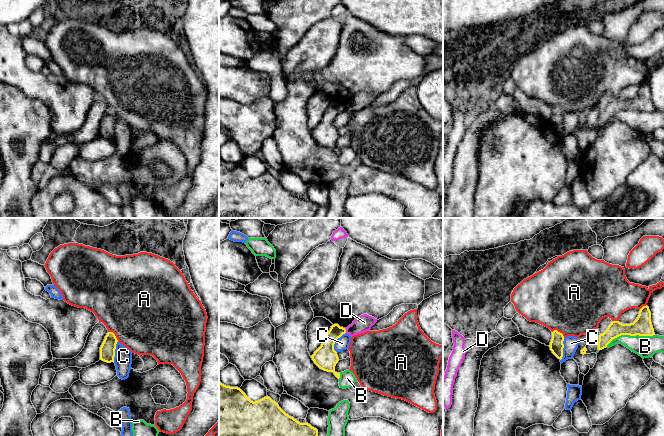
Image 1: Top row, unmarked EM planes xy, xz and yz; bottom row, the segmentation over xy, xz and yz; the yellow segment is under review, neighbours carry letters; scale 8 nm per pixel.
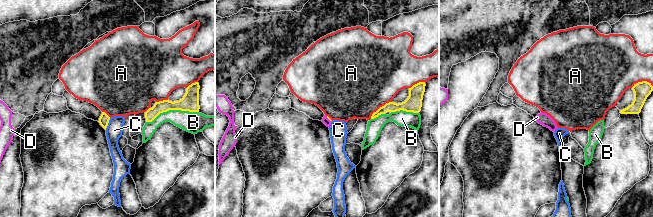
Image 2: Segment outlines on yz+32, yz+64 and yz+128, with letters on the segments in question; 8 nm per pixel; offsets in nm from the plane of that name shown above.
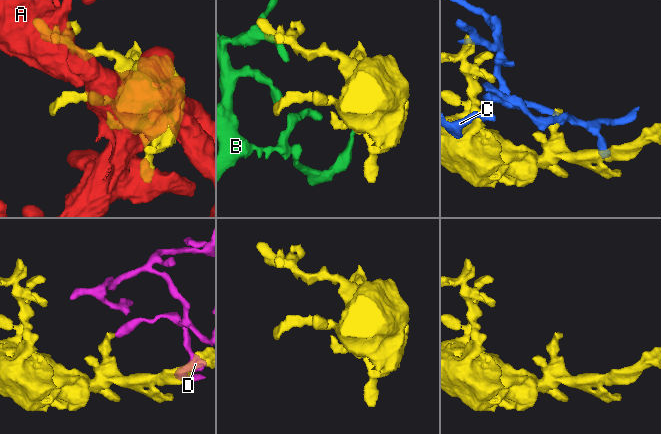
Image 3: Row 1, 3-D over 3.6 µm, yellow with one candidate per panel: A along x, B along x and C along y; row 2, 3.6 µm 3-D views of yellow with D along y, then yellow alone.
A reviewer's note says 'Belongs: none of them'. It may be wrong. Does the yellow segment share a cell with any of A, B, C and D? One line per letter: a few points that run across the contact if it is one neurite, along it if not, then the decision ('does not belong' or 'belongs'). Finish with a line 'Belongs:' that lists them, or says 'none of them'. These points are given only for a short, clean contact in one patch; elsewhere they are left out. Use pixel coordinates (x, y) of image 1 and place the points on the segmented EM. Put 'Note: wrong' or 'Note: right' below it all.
A: does not belong
B: does not belong
C: yz (564, 337), (563, 356), (560, 360) | does not belong
D: xz (344, 328), (346, 332) | does not belong
Belongs: none of them
Note: right

